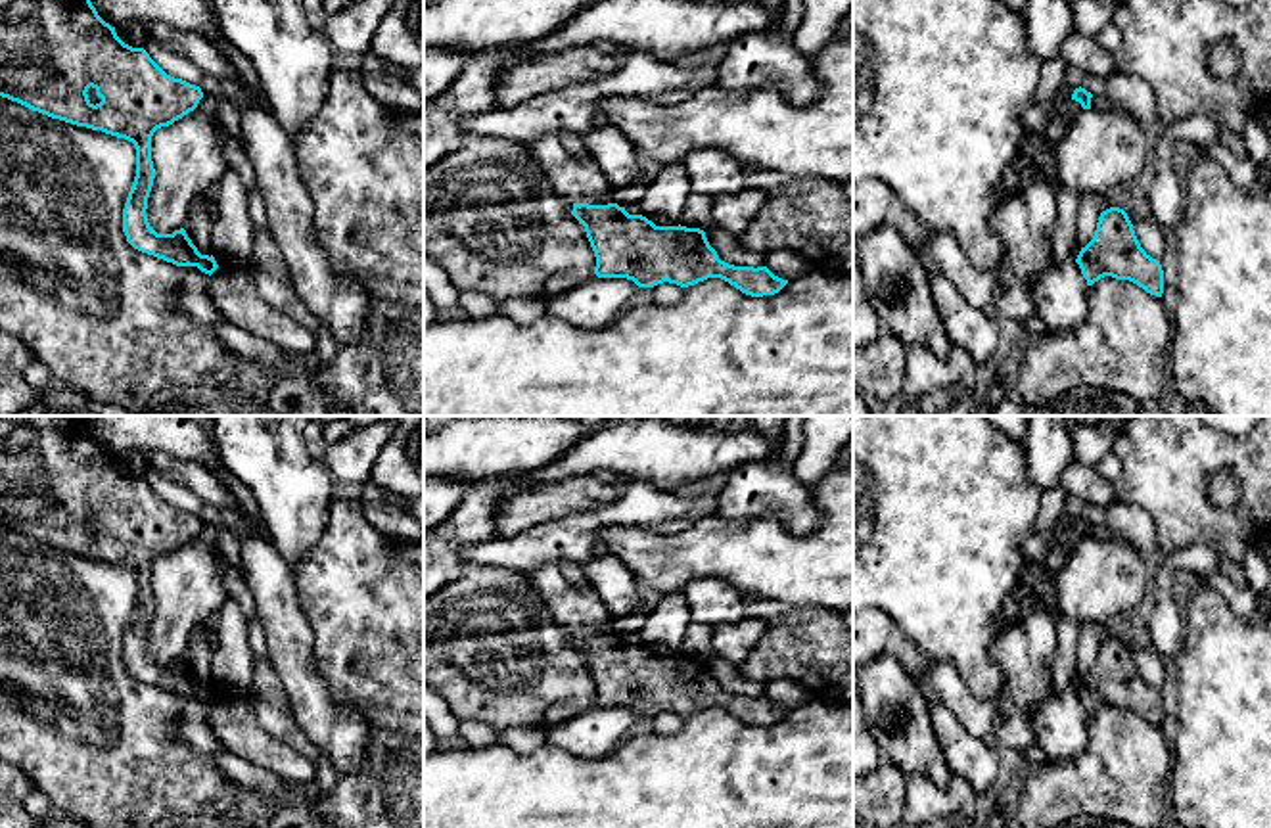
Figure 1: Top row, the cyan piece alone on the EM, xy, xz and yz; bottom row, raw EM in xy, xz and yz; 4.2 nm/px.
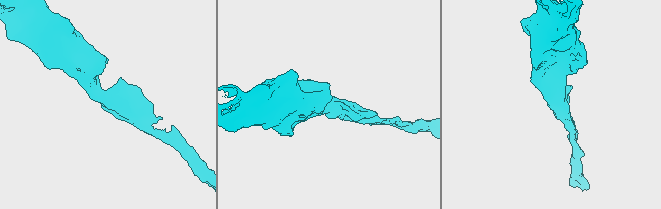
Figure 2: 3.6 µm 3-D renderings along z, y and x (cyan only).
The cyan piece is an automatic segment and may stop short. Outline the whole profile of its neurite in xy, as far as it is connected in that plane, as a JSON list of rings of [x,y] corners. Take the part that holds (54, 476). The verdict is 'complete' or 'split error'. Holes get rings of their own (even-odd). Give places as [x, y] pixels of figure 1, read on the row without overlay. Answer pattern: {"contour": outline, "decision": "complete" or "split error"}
{"contour": [[[0,416],[0,525],[33,540],[77,556],[125,567],[136,577],[136,606],[123,638],[127,671],[176,696],[197,696],[213,703],[215,686],[201,684],[186,659],[157,663],[148,652],[148,627],[155,598],[151,565],[194,540],[203,527],[199,516],[167,504],[144,477],[125,473],[105,452],[82,416]]], "decision": "complete"}

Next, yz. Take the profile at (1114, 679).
{"contour": [[[1110,636],[1100,642],[1093,669],[1081,677],[1075,692],[1087,715],[1104,705],[1129,709],[1146,723],[1162,726],[1164,700],[1139,673],[1127,642]]], "decision": "complete"}

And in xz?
{"contour": [[[573,632],[571,644],[585,656],[598,707],[627,707],[638,717],[663,711],[688,717],[721,707],[751,726],[774,724],[788,713],[767,696],[734,696],[721,690],[700,657],[656,656],[617,632]]], "decision": "complete"}

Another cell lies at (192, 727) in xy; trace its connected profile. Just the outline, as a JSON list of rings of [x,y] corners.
[[[178,696],[178,700],[180,721],[176,730],[182,742],[186,742],[196,753],[217,763],[240,792],[255,792],[266,803],[278,807],[288,803],[286,795],[289,782],[236,755],[217,738],[207,723],[209,703],[201,702],[197,696]]]

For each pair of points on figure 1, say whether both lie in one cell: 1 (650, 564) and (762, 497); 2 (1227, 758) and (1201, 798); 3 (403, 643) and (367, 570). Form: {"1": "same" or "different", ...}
{"1": "different", "2": "same", "3": "same"}

